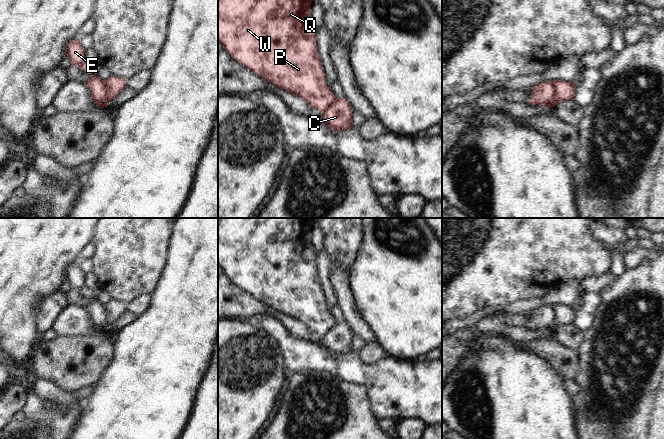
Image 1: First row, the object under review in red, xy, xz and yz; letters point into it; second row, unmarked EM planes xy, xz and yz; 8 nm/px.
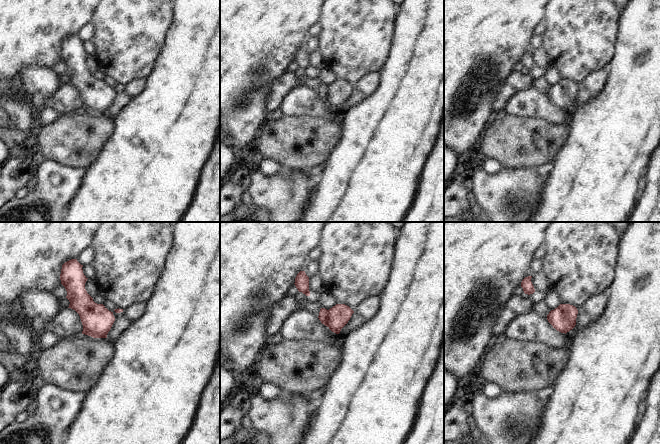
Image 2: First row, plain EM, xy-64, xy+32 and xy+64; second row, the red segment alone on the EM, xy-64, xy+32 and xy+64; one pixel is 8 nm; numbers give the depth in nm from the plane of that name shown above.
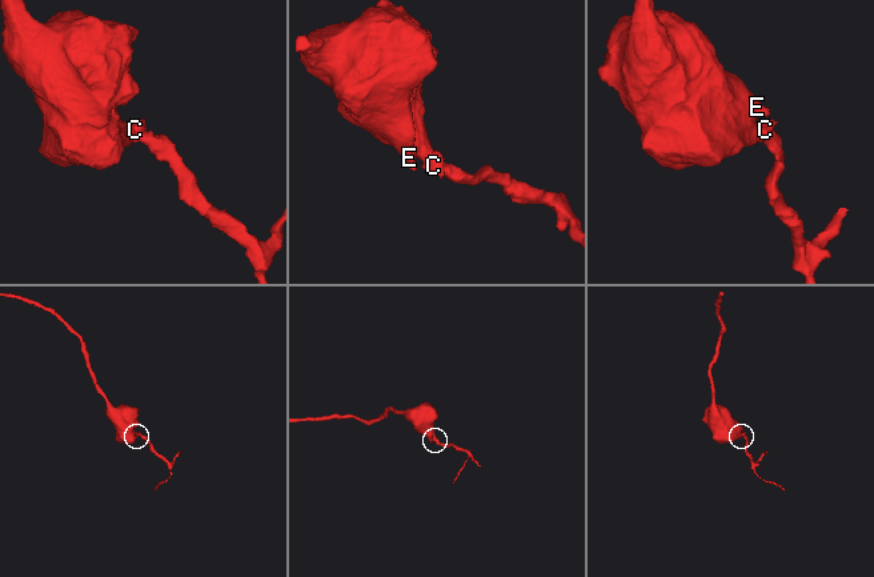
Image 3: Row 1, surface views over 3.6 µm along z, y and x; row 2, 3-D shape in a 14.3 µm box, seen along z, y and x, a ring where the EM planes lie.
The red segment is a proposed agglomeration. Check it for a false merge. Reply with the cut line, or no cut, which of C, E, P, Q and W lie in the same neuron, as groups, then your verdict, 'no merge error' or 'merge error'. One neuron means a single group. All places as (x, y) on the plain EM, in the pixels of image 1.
yz (551, 305), (554, 311), (555, 327) | C / E P Q W | merge error

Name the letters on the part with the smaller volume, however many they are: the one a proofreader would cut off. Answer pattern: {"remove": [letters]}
{"remove": ["C"]}

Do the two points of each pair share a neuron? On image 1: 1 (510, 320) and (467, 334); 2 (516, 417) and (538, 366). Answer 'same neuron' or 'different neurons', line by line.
1: same neuron
2: same neuron

